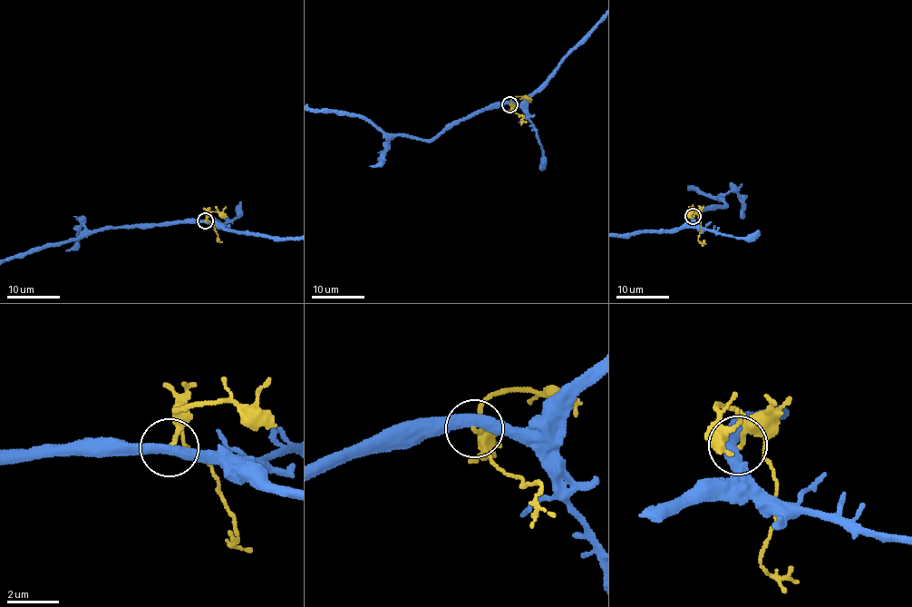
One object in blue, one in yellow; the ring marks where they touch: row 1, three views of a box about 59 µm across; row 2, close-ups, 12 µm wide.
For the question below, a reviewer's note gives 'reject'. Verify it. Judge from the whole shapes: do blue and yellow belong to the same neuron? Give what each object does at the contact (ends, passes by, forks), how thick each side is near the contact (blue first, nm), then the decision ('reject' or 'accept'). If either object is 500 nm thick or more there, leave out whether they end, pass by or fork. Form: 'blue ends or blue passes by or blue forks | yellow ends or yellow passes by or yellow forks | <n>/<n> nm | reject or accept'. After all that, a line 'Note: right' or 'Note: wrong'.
blue passes by | yellow ends | 420/160 nm | reject
Note: right

